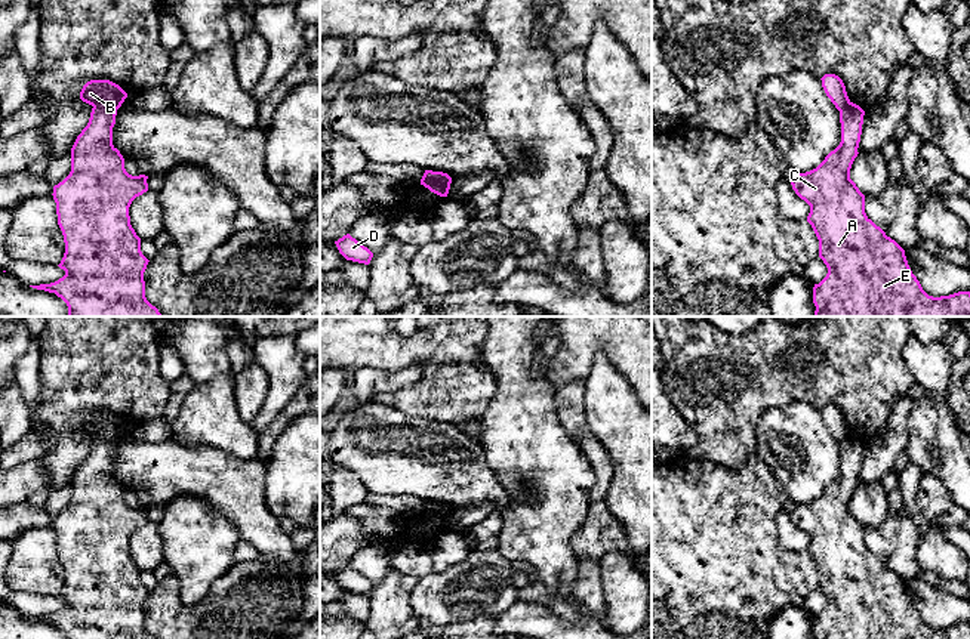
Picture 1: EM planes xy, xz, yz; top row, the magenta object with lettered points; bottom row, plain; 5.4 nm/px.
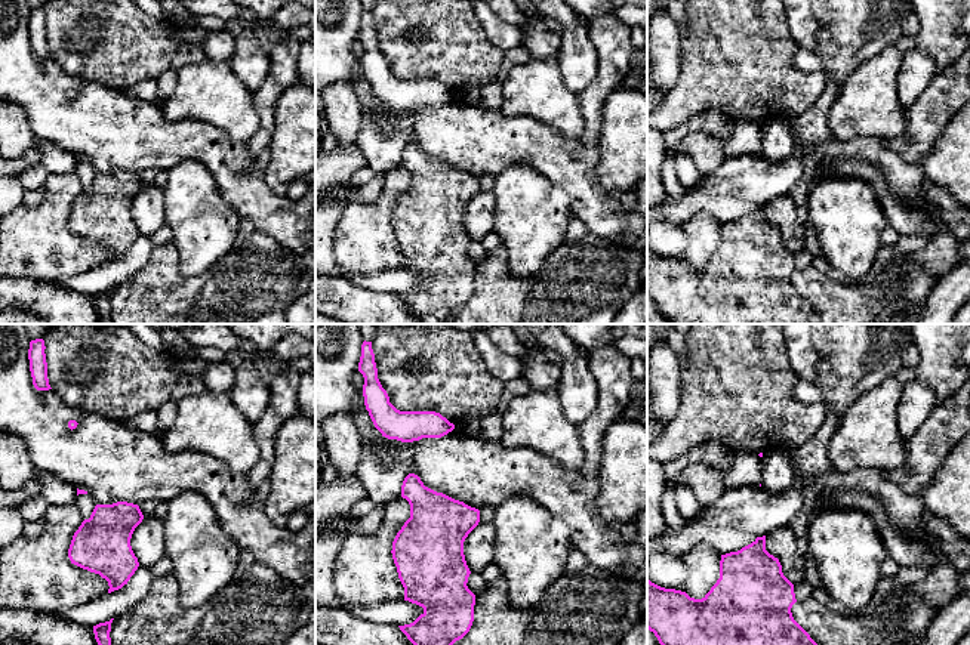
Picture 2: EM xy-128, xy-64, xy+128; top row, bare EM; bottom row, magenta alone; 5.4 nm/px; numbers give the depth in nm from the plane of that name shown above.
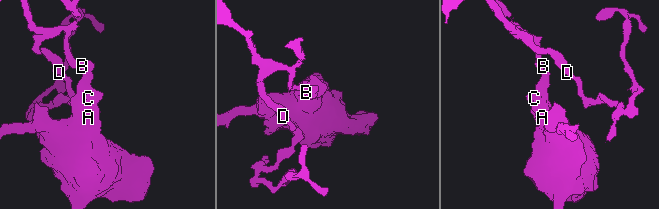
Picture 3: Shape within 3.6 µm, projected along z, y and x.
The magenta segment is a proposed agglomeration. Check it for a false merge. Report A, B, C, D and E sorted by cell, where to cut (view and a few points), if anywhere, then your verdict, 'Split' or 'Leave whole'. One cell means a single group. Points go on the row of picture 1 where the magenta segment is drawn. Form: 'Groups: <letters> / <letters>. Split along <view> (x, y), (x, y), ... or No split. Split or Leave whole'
Groups: A C E / B D. Split along xy (94, 107), (116, 110). Split

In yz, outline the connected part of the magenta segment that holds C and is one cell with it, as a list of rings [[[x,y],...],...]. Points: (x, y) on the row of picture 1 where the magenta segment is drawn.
[[[847,102],[840,109],[841,142],[813,170],[791,179],[795,194],[810,206],[807,222],[819,240],[826,277],[813,287],[813,317],[970,317],[970,291],[929,296],[912,274],[905,250],[865,213],[865,195],[850,179],[857,157],[865,111]]]

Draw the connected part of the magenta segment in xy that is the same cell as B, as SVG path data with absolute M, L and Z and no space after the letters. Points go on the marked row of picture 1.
M90 80L80 92L80 99L93 108L118 109L126 98L127 93L110 80Z

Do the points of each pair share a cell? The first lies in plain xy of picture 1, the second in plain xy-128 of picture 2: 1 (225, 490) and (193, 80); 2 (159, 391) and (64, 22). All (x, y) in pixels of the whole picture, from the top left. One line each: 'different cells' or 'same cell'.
1: different cells
2: same cell

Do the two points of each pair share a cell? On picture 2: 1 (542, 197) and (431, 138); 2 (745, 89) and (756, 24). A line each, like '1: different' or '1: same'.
1: different
2: same

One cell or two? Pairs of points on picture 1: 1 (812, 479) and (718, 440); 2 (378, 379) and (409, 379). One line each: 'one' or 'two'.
1: two
2: one

